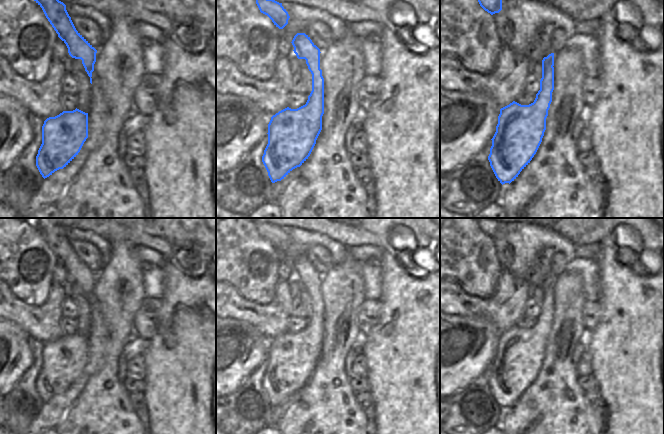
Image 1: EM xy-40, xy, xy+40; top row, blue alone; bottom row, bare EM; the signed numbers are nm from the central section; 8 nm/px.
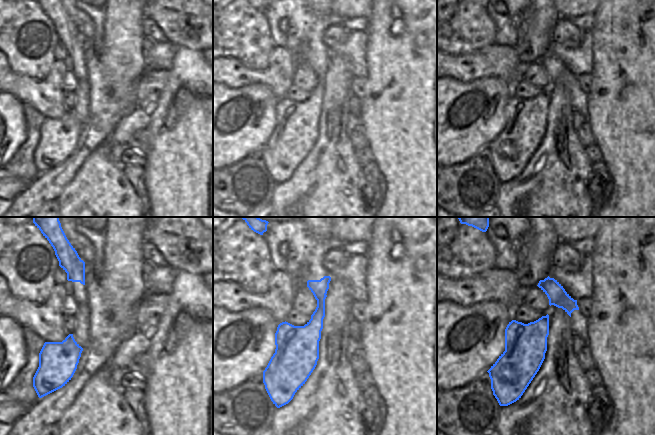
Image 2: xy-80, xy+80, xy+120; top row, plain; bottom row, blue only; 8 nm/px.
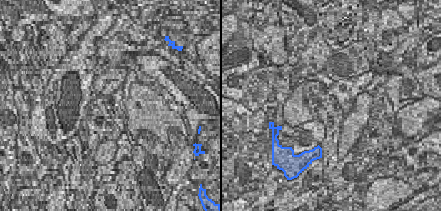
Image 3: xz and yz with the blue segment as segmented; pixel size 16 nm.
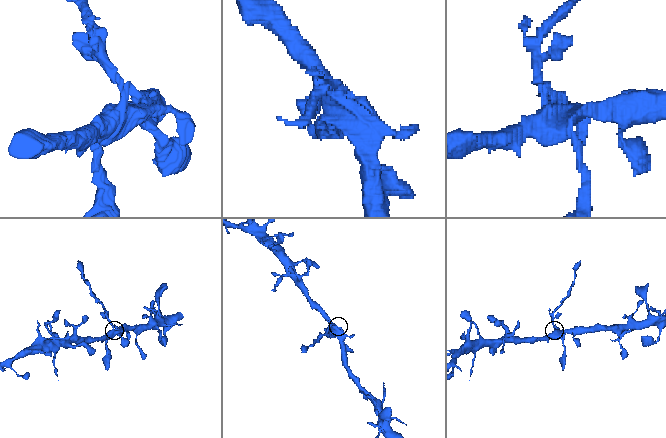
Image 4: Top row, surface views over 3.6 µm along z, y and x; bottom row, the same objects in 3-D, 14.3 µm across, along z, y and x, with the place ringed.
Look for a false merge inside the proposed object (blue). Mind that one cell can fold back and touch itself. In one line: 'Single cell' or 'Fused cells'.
Fused cells

